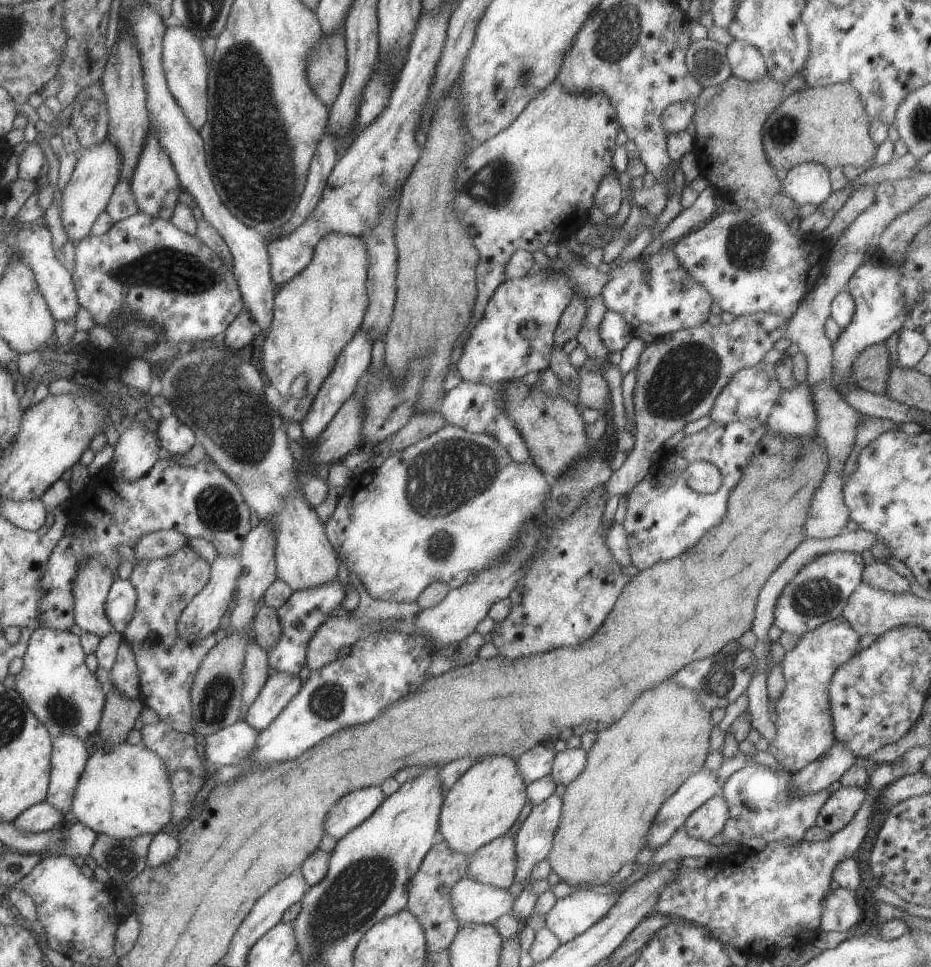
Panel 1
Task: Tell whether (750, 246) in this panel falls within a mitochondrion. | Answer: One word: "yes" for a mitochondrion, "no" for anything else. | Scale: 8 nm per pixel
yes

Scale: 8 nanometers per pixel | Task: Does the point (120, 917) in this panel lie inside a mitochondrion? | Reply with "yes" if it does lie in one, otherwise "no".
no

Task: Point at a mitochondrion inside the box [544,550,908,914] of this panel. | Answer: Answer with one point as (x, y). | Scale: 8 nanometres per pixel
(815, 598)

